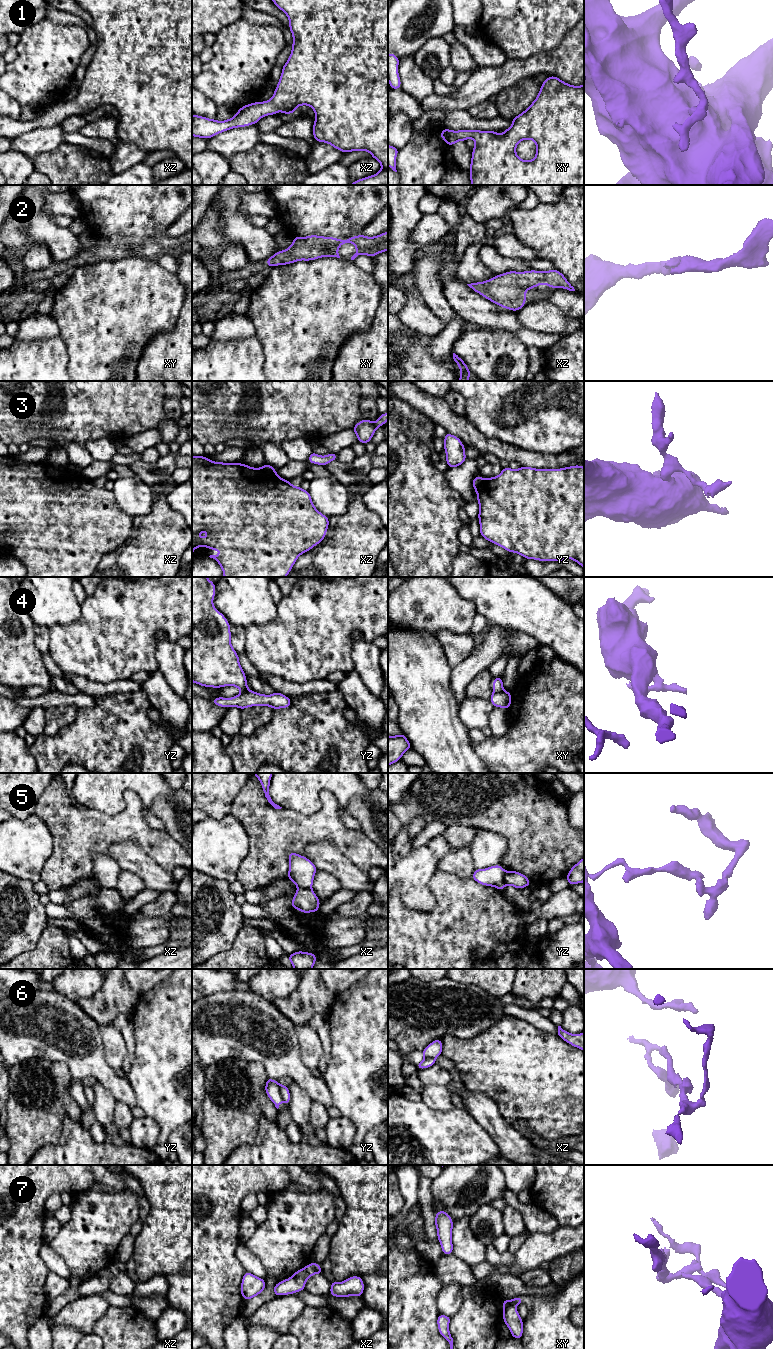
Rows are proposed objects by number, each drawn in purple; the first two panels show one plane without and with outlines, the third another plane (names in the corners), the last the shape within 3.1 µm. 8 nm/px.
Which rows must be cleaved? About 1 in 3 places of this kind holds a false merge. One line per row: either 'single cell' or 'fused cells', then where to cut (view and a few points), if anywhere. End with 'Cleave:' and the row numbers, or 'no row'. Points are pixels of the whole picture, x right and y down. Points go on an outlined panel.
1: single cell | no cut
2: single cell | no cut
3: fused cells | xz (261, 467), (274, 472)
4: fused cells | xy (503, 689), (493, 693)
5: fused cells | yz (504, 871), (504, 882), (506, 884)
6: fused cells | yz (279, 1085), (281, 1097), (284, 1101)
7: fused cells | xy (511, 1306), (504, 1310)
Cleave: 3, 4, 5, 6, 7

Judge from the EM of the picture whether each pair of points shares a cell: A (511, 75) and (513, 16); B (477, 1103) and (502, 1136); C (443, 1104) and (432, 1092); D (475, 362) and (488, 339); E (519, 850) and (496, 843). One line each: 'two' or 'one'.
A: two
B: one
C: one
D: one
E: two

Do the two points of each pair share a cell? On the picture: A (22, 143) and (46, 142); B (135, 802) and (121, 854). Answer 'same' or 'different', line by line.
A: same
B: different

